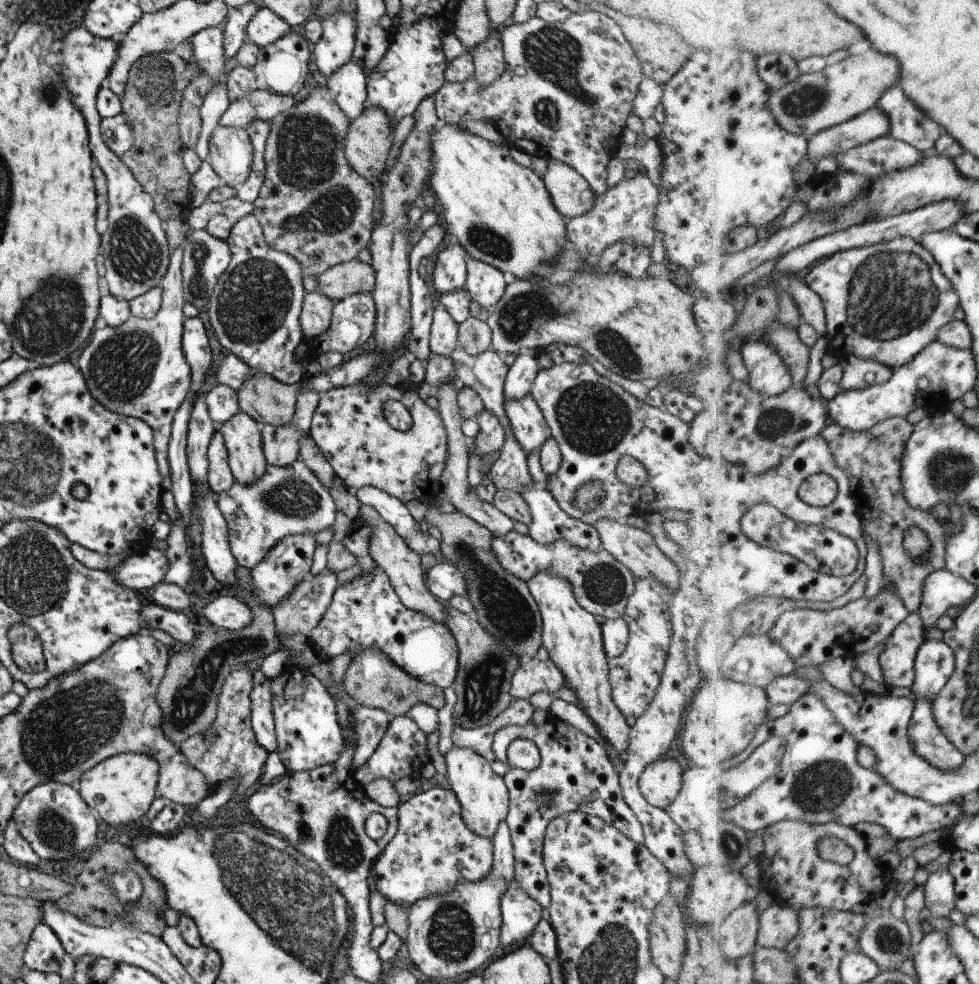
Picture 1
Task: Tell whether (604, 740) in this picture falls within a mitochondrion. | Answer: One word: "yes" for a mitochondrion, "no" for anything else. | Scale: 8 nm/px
no

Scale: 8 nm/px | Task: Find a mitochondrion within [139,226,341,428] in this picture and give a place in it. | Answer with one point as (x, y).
(253, 301)

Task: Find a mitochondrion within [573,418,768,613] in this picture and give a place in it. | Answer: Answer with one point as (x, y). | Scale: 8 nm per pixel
(604, 584)

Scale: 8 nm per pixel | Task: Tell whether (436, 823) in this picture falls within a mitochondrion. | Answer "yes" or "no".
no

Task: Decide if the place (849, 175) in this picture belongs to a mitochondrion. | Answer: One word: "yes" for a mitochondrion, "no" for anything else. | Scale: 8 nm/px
no

